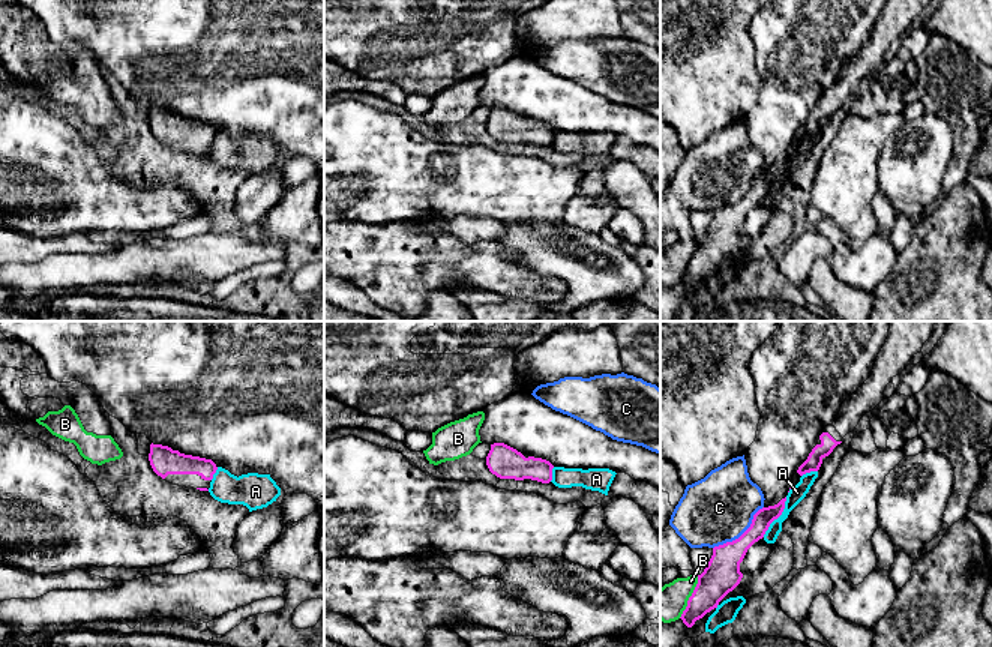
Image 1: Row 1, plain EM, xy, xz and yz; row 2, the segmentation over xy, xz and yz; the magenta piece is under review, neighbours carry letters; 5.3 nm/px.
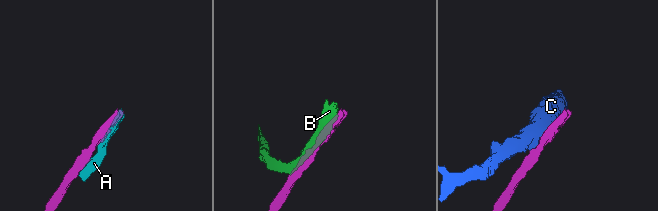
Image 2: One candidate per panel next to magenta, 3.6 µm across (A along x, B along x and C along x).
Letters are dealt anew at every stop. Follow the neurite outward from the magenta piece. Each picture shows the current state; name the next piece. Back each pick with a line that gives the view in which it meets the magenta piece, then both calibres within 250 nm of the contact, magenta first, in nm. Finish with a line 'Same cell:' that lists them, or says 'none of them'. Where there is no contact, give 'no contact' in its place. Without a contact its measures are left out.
Same cell: none of them

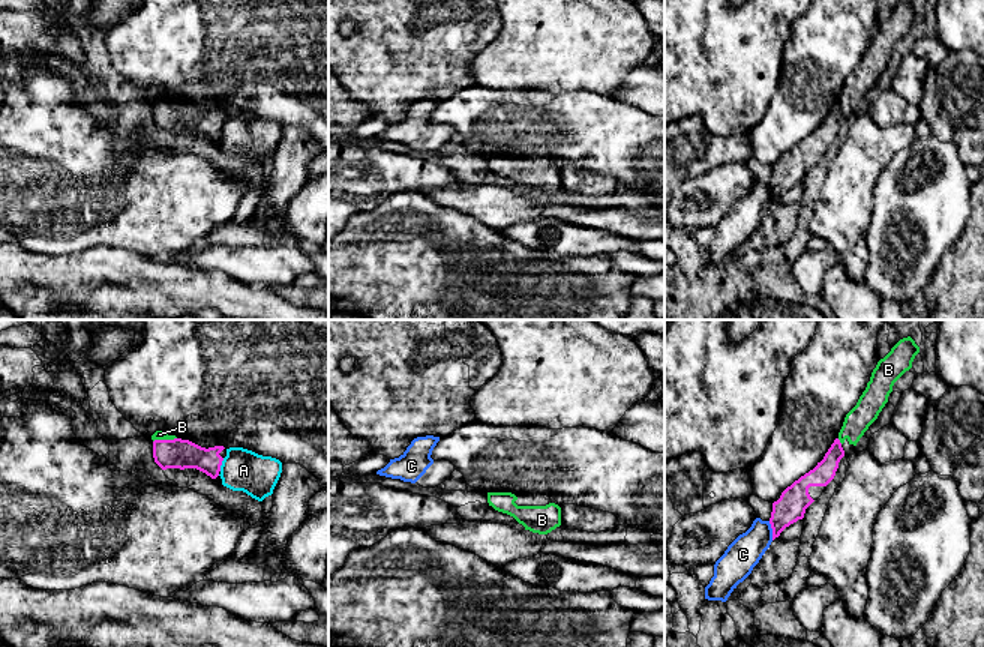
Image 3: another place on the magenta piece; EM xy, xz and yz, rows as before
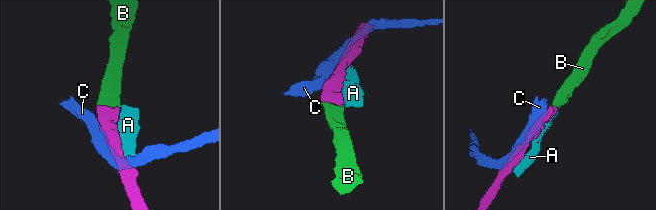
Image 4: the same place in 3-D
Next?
B: xy | 160/50 nm
Same cell: B

